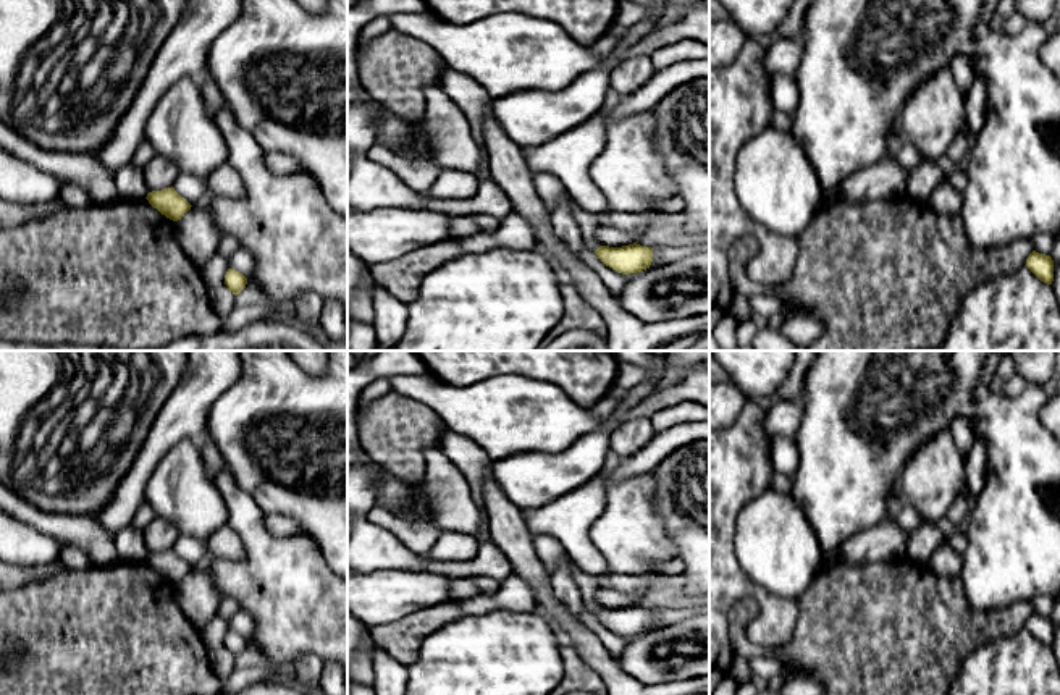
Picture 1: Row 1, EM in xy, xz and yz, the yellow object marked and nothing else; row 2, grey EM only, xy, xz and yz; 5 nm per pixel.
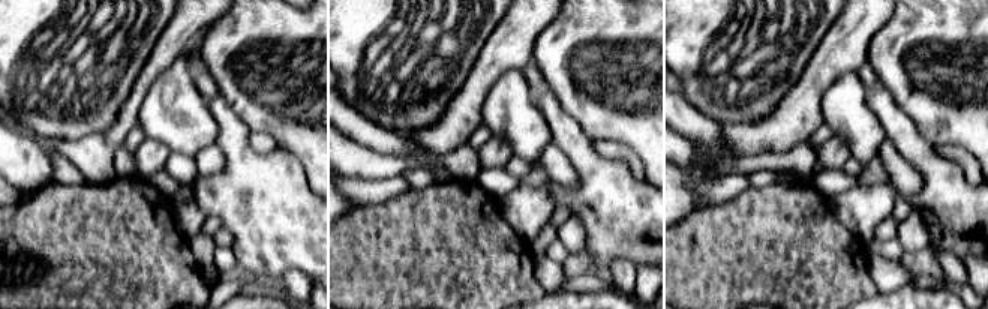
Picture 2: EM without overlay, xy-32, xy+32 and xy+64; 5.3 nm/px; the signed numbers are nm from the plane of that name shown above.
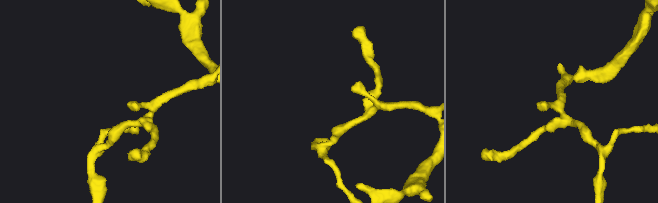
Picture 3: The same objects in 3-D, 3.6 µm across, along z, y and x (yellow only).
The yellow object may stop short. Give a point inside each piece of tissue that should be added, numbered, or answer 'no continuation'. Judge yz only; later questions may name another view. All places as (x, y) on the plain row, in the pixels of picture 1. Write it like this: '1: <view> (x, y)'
no continuation

